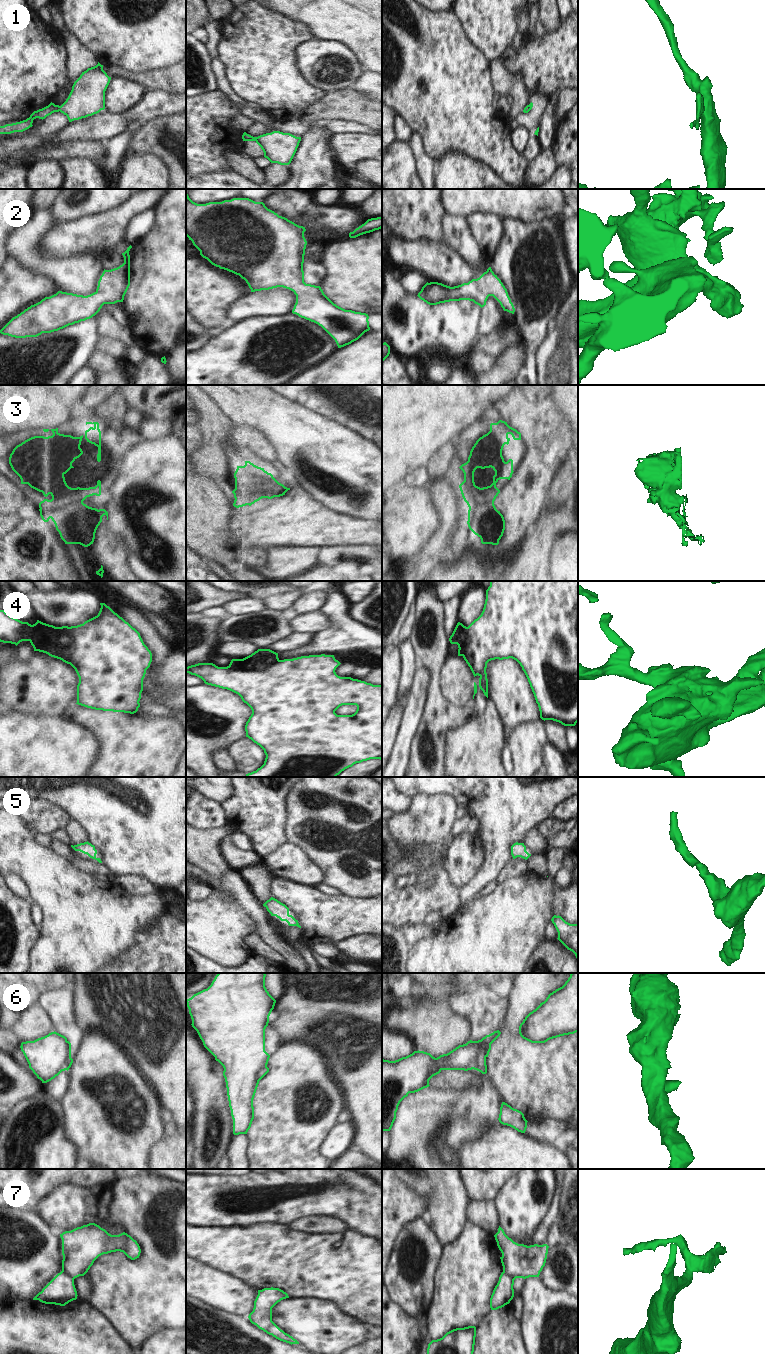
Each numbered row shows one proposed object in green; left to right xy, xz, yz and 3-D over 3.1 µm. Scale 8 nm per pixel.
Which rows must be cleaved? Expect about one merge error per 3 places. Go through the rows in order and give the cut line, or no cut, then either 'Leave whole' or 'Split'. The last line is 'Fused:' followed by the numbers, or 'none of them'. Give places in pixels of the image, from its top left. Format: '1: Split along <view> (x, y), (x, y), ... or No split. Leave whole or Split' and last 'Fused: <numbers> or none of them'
1: No split. Leave whole
2: No split. Leave whole
3: Split along xz (268, 473), (263, 492), (246, 494), (239, 489), (234, 495). Split
4: No split. Leave whole
5: No split. Leave whole
6: Split along xy (68, 1041), (69, 1056), (65, 1069). Split
7: Split along xy (62, 1270), (73, 1279). Split
Fused: 3, 6, 7.

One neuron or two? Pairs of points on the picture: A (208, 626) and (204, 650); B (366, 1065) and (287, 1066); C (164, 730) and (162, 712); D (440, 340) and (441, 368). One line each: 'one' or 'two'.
A: one
B: two
C: two
D: two

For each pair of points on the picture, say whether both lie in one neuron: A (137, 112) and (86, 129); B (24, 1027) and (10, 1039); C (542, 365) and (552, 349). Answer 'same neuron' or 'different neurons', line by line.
A: same neuron
B: different neurons
C: same neuron

